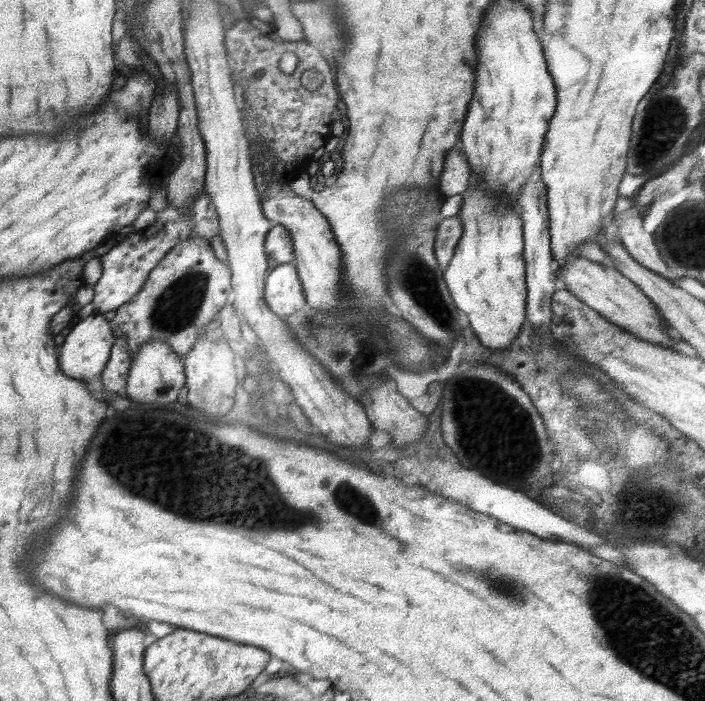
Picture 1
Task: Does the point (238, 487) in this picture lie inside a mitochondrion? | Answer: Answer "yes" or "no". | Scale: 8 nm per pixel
yes

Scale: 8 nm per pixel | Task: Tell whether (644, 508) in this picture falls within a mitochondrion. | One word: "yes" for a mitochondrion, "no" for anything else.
yes

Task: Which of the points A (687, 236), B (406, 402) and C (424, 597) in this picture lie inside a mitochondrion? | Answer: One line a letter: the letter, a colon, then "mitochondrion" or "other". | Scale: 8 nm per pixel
A: mitochondrion
B: other
C: other

